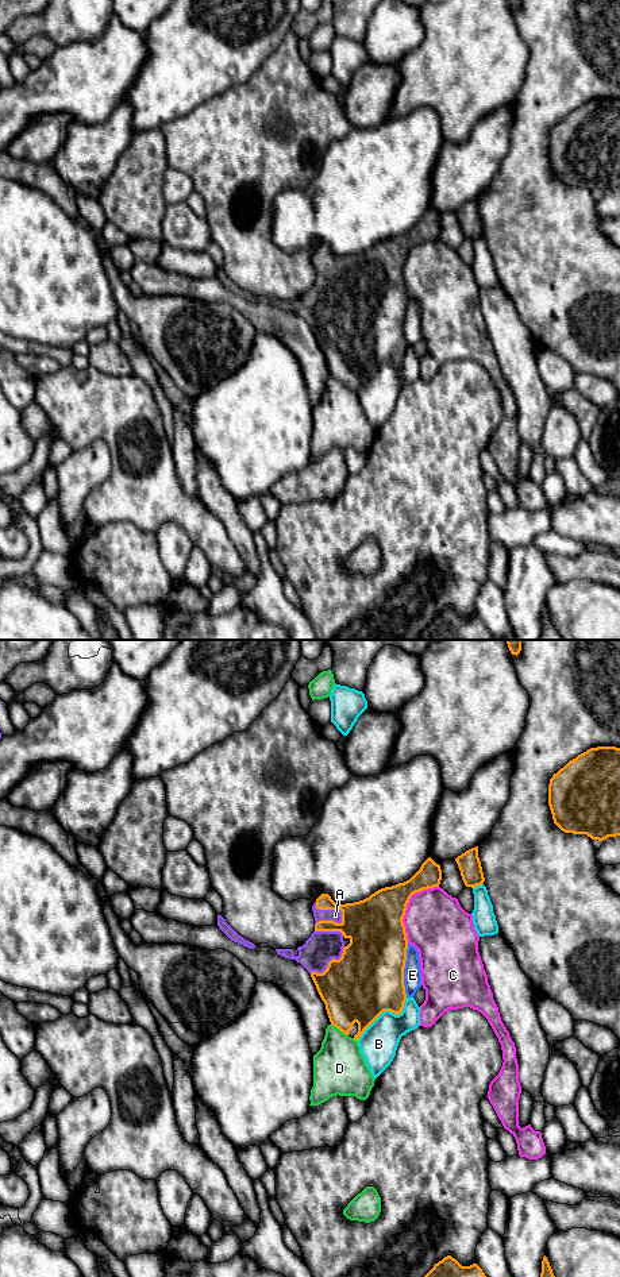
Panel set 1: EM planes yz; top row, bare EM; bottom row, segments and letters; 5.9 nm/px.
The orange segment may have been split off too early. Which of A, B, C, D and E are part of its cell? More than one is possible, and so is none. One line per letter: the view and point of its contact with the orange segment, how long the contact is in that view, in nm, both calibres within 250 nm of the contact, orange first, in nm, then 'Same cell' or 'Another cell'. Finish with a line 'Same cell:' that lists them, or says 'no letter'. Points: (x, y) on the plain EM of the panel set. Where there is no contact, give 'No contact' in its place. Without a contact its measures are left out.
A: Touches orange at yz (331, 261). Shared border 200 nm. Thickness 300 nm (orange) against 70 nm. Same cell
B: Touches orange at yz (384, 362). Shared border 400 nm. Thickness 420 nm (orange) against 220 nm. Another cell
C: Touches orange at yz (405, 258). Shared border 400 nm. Thickness 340 nm (orange) against 360 nm. Another cell
D: Touches orange at yz (339, 381). Shared border 130 nm. Thickness 380 nm (orange) against 320 nm. Another cell
E: Touches orange at yz (403, 323). Shared border 320 nm. Thickness 420 nm (orange) against 110 nm. Another cell
Same cell: A

